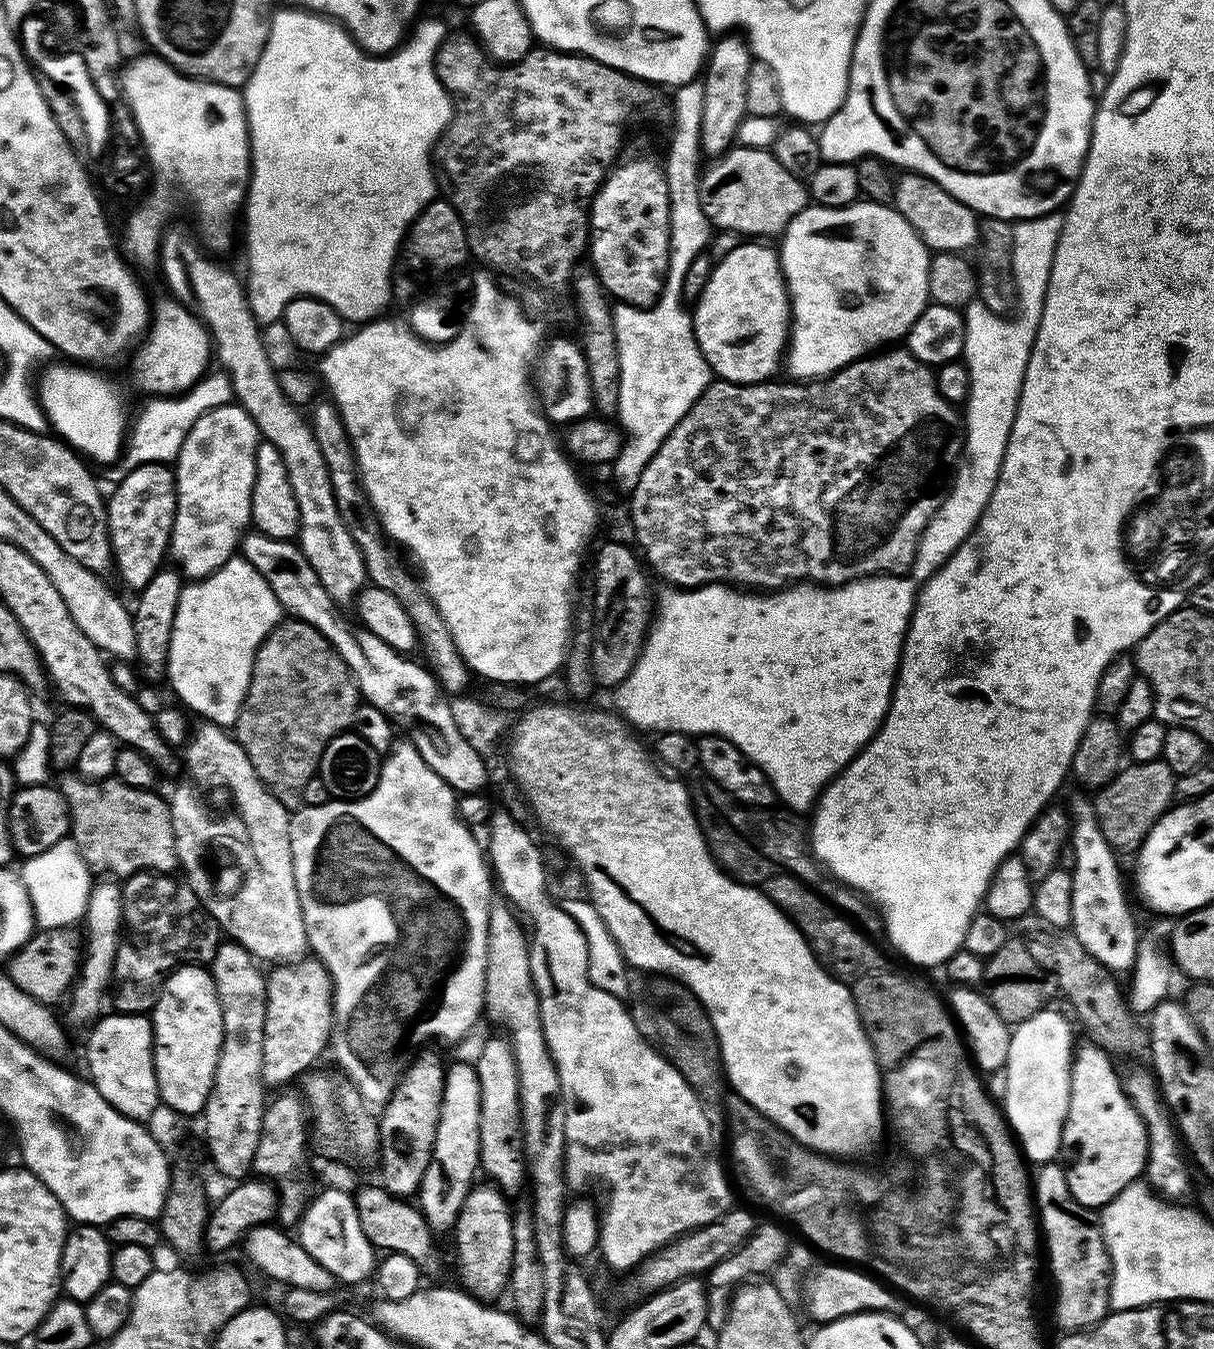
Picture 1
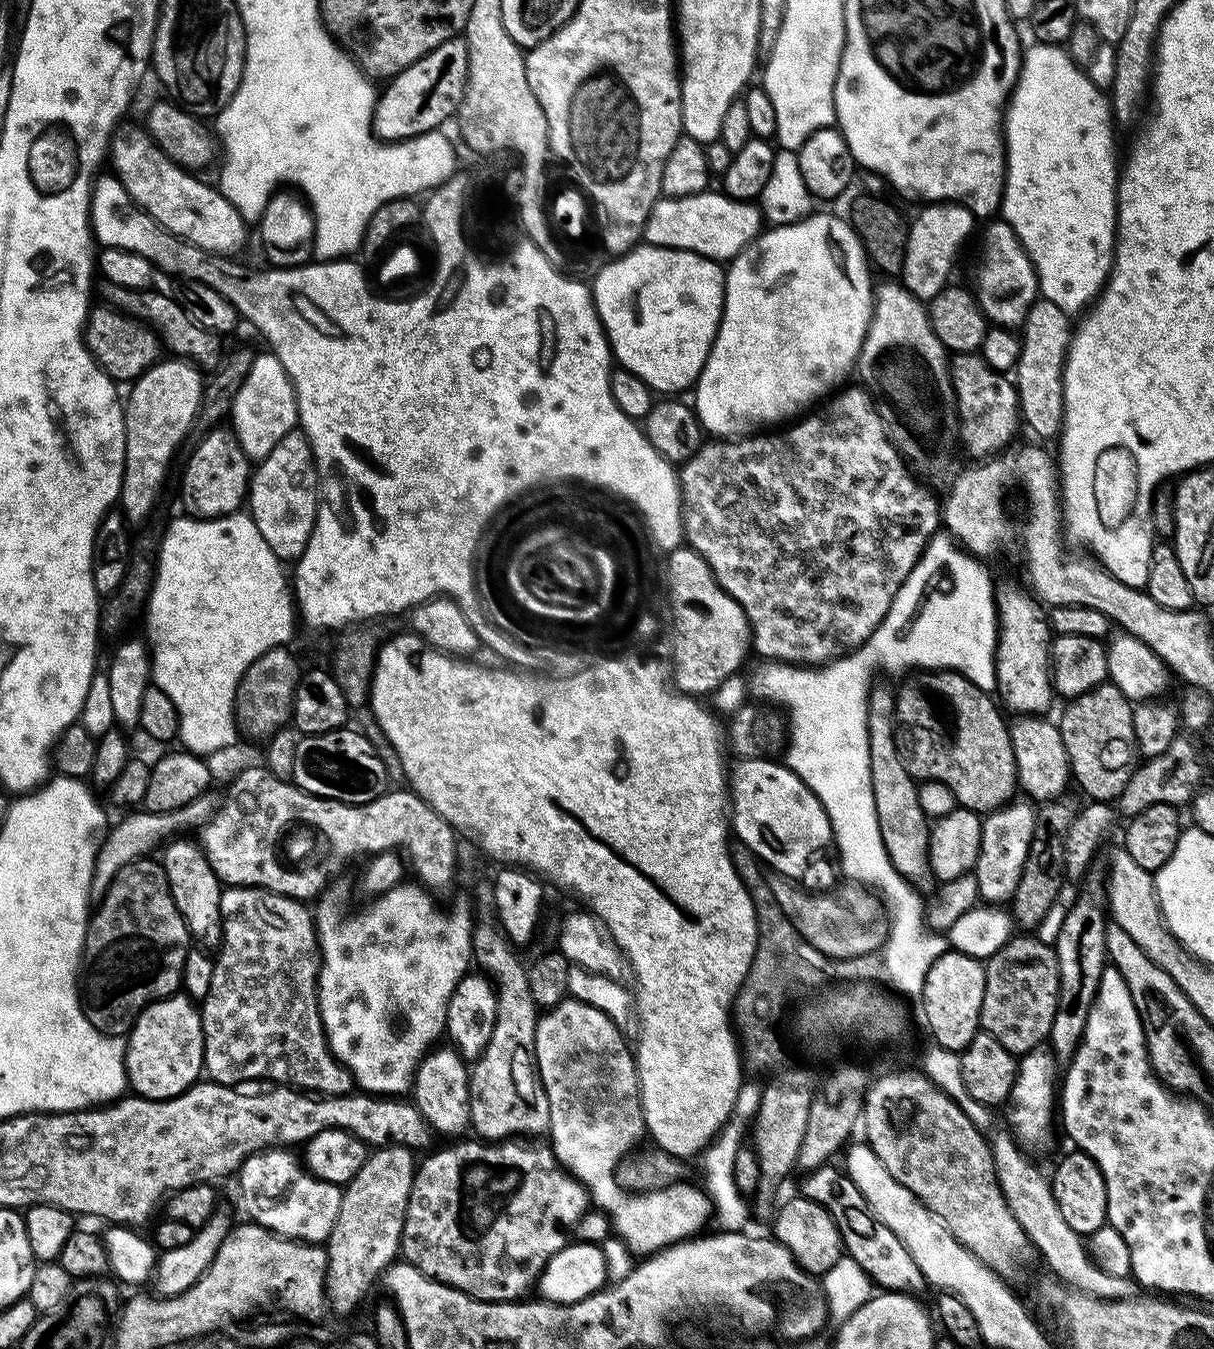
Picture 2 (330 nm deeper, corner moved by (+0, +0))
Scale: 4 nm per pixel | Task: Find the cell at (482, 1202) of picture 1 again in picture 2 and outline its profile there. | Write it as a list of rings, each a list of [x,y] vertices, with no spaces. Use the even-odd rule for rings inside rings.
[[[448,1046],[439,1048],[429,1051],[421,1060],[419,1068],[414,1073],[410,1096],[433,1133],[440,1135],[441,1132],[444,1136],[452,1136],[448,1138],[460,1138],[470,1128],[469,1069],[459,1052]]]

